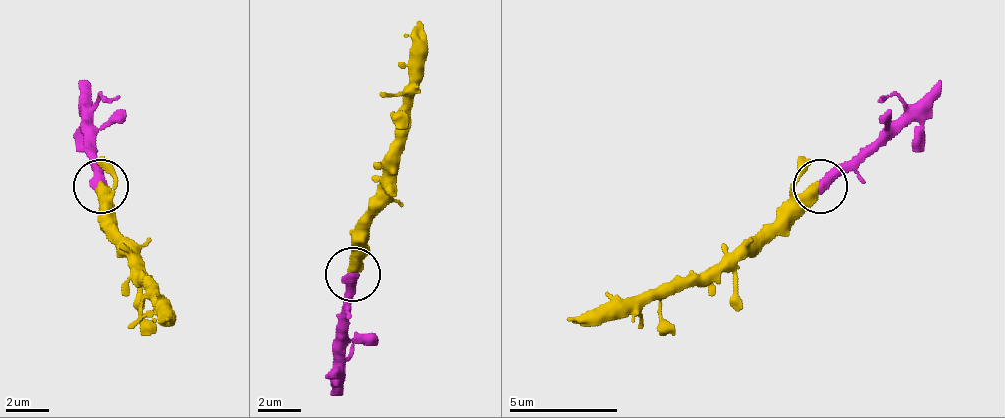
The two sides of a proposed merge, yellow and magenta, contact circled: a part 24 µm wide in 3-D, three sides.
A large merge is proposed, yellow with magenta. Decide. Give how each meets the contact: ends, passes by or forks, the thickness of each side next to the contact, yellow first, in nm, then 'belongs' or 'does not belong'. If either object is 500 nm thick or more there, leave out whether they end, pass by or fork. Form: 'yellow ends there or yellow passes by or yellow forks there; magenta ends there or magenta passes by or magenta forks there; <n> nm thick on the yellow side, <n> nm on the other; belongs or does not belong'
550 nm thick on the yellow side, 500 nm on the other; belongs

